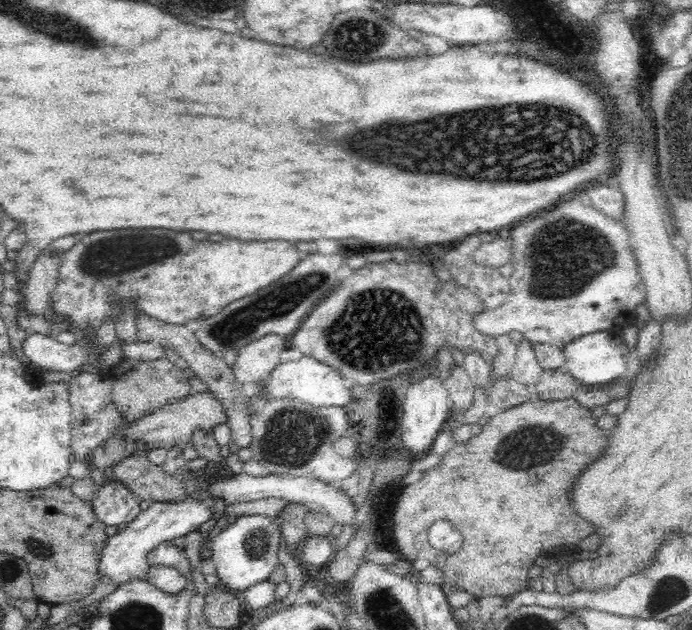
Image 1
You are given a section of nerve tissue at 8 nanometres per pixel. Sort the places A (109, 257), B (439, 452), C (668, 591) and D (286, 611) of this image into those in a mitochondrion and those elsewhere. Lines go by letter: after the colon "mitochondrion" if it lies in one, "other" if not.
A: mitochondrion
B: other
C: mitochondrion
D: other

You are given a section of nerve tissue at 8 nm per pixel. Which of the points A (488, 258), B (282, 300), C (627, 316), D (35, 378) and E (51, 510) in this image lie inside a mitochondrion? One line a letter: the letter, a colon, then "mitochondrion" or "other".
A: other
B: mitochondrion
C: other
D: other
E: other

